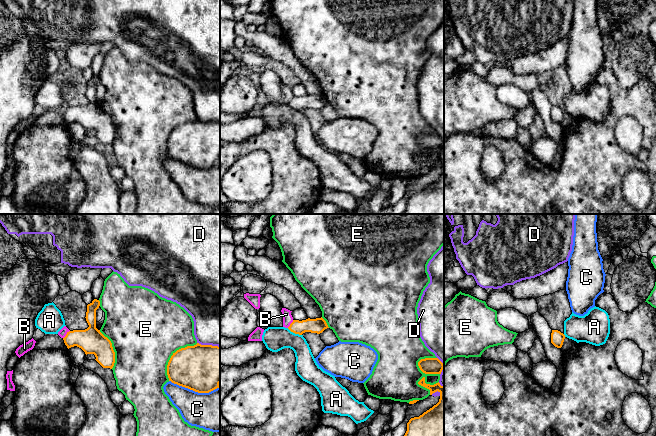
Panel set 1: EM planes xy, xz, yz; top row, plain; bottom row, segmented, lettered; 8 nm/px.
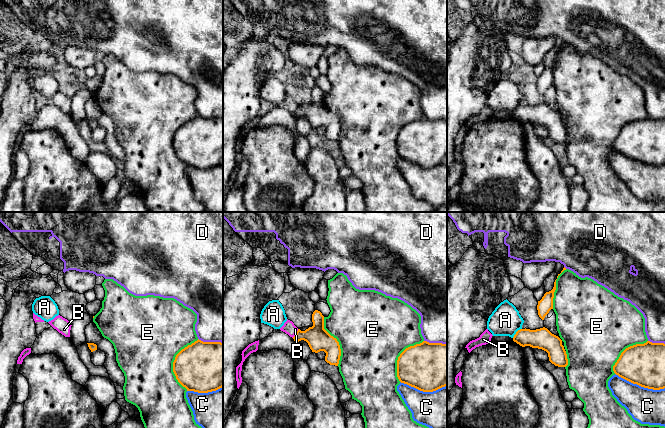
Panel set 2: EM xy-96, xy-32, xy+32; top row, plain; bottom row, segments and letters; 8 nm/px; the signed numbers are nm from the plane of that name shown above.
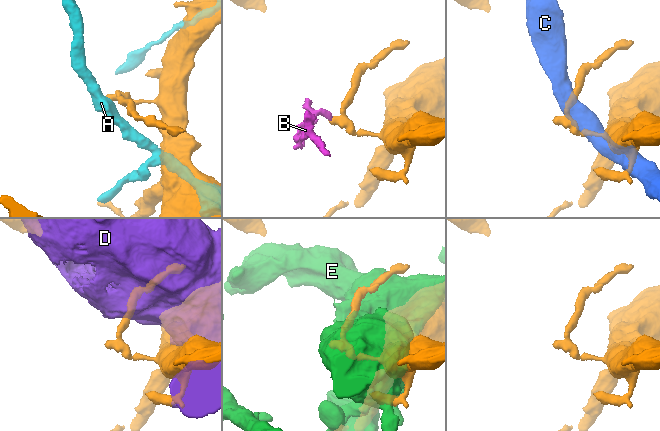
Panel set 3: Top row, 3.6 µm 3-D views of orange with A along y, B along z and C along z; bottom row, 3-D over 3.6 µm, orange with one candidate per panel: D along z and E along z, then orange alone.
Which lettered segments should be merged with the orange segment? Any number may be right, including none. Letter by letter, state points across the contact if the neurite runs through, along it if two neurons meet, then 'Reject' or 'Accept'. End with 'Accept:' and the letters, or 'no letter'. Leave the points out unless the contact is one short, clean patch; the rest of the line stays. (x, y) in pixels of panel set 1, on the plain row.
A: Reject
B: Boundary: xy (69, 106), (63, 114). Reject
C: Reject
D: Reject
E: Reject
Accept: no letter

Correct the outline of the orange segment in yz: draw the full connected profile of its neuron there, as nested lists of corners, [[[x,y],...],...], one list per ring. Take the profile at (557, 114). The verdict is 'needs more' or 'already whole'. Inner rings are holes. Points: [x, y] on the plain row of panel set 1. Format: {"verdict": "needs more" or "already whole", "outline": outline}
{"verdict": "already whole", "outline": [[[552,106],[551,109],[551,119],[557,123],[561,124],[565,115],[565,111],[558,106]]]}

